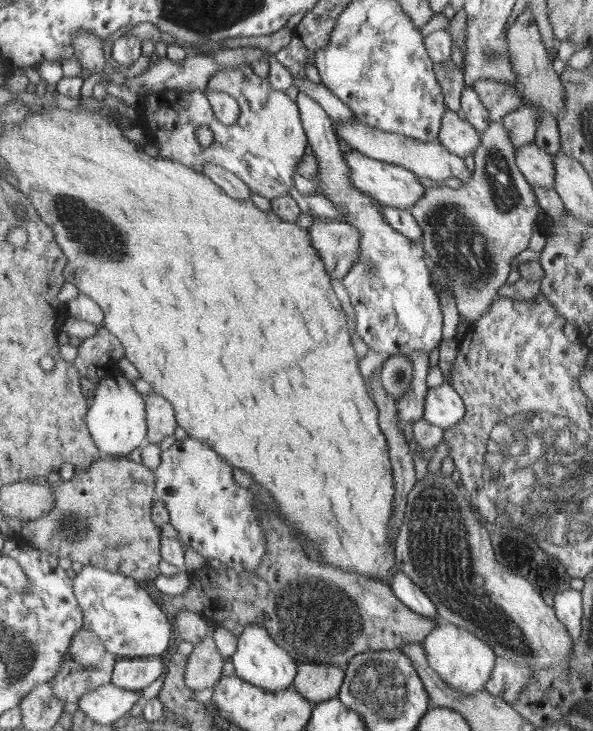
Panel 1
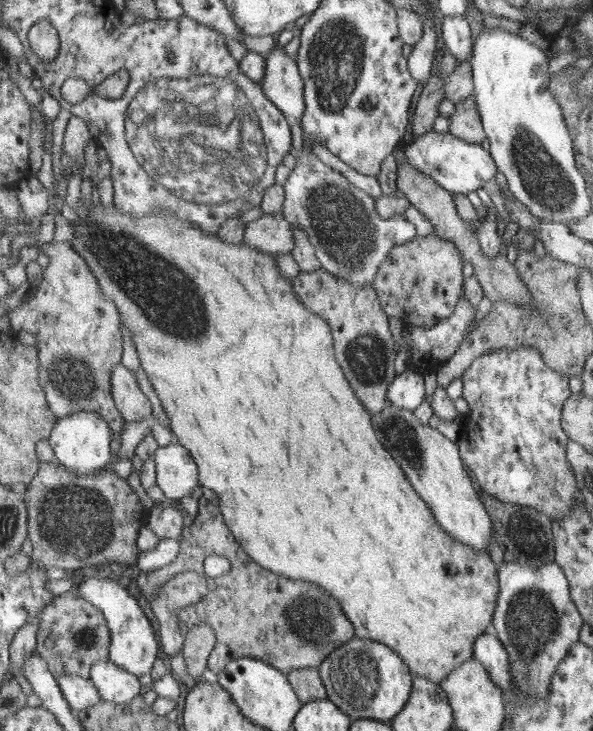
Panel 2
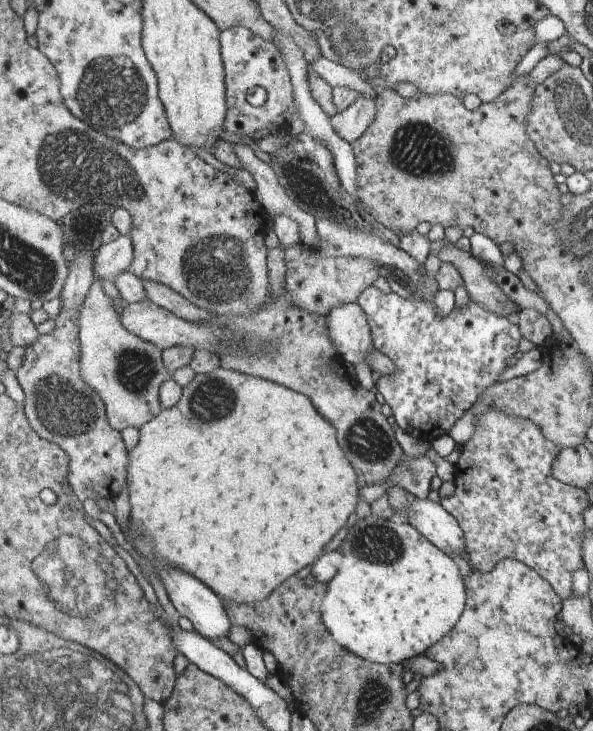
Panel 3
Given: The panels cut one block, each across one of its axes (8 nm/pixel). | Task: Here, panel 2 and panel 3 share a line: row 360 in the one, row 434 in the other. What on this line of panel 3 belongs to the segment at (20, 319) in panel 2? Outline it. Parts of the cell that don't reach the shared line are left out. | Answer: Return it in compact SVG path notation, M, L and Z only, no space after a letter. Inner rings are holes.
M93 253L77 255L62 292L62 308L55 318L54 329L26 347L26 359L17 376L27 391L23 405L32 427L70 456L69 486L73 494L81 501L87 498L111 501L128 483L130 455L121 431L115 430L110 423L106 404L86 383L81 372L80 314L97 278L94 263Z

